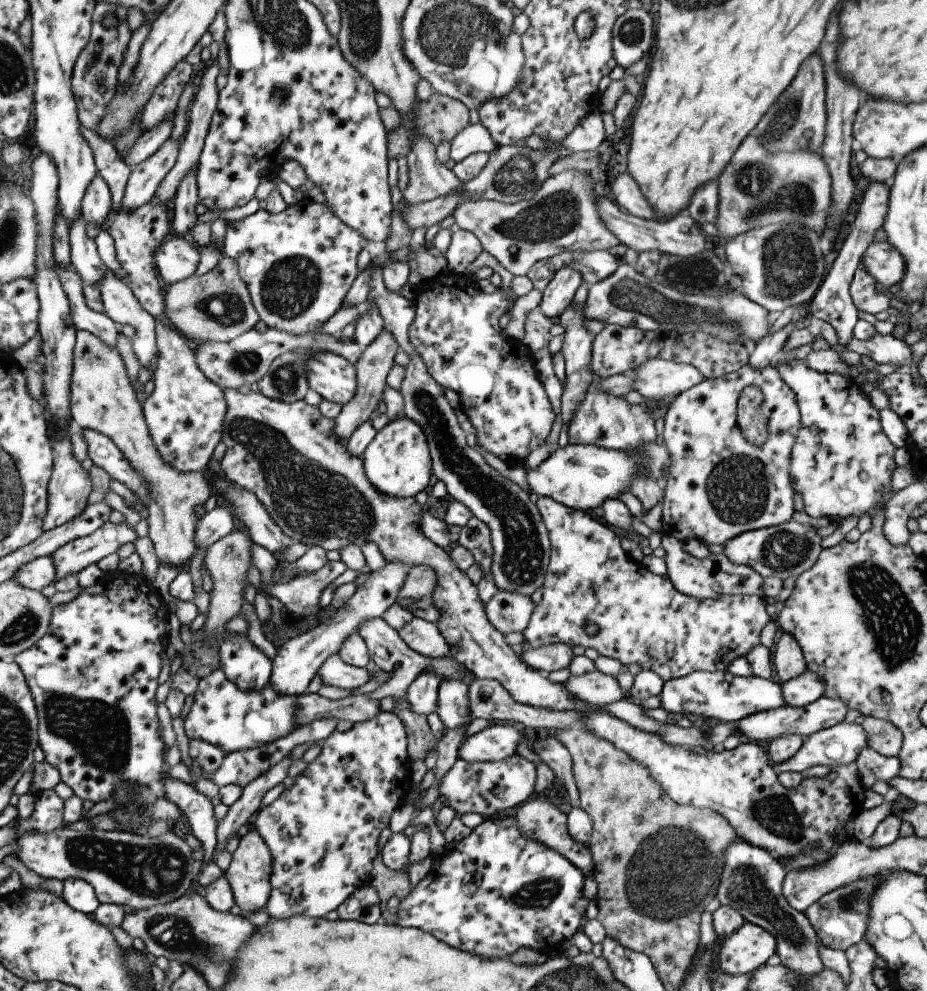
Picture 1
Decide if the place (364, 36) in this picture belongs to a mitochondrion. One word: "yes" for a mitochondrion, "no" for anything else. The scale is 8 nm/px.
yes

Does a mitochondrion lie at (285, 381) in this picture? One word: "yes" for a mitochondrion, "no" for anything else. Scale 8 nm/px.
yes

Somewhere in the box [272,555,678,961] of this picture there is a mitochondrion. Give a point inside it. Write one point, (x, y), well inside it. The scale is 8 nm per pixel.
(559, 881)

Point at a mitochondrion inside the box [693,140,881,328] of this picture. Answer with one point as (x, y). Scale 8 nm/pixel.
(766, 193)

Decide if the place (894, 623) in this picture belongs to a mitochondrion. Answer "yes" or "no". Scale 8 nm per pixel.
yes

